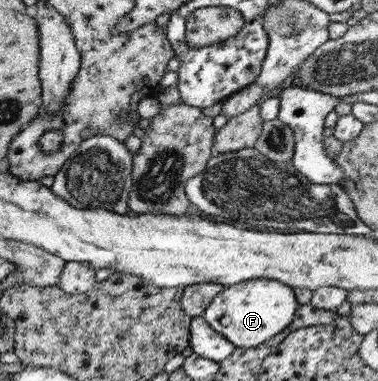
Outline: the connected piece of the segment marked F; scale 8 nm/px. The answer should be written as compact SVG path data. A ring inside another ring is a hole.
M252 278L224 287L207 305L202 317L233 346L251 348L289 326L298 305L289 286L275 279Z

